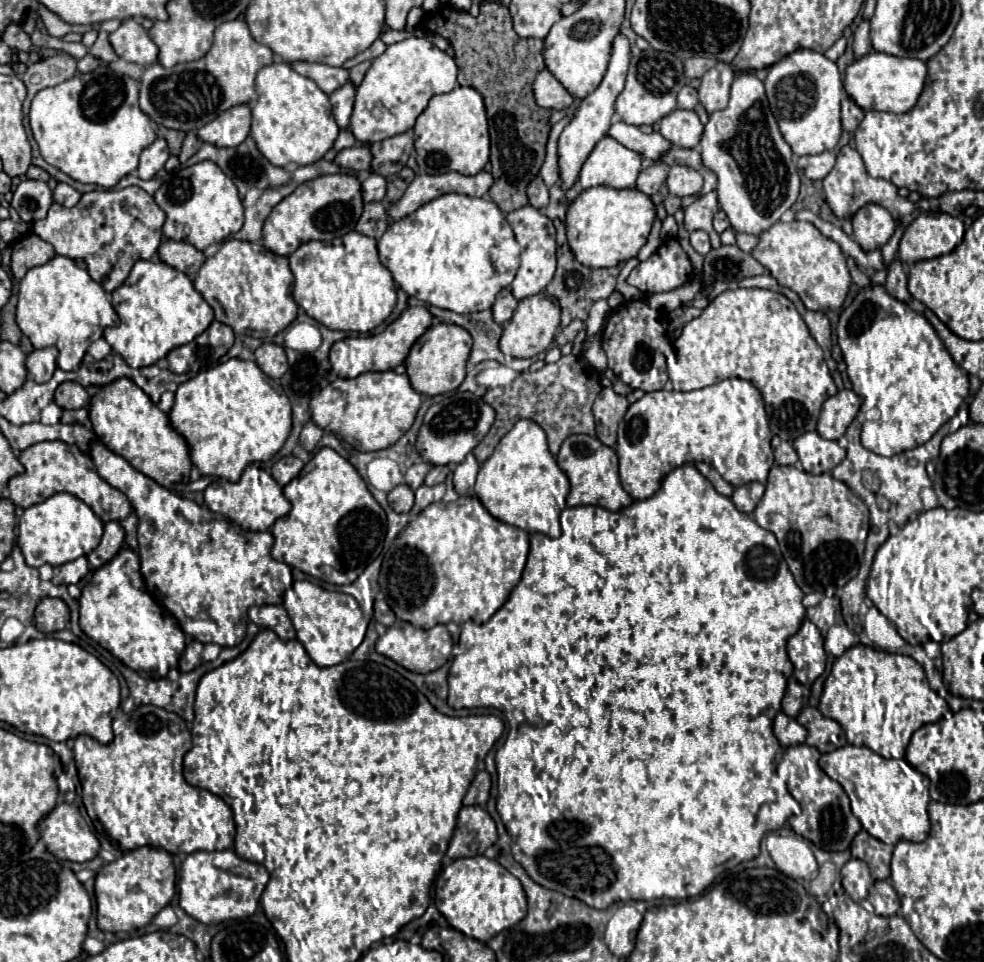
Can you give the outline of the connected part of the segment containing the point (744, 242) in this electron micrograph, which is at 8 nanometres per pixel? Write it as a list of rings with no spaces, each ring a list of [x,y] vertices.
[[[736,232],[736,246],[740,246],[740,250],[750,252],[756,246],[758,238],[752,234],[744,234],[744,232]]]

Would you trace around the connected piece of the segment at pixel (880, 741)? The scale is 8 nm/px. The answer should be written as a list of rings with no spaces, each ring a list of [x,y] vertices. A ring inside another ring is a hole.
[[[856,644],[836,658],[818,708],[842,726],[850,744],[868,746],[882,758],[904,758],[912,734],[924,724],[938,722],[948,704],[930,690],[924,668],[914,658]]]

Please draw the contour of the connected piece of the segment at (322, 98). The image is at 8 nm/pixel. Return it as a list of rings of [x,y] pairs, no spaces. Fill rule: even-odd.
[[[286,62],[268,64],[256,76],[258,100],[252,104],[252,138],[258,150],[274,166],[296,162],[308,166],[324,158],[334,146],[340,128],[336,126],[332,104],[310,78],[294,72]]]

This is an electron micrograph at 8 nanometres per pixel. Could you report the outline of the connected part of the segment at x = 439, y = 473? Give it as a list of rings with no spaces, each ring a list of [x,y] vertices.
[[[432,466],[432,470],[426,474],[424,486],[436,486],[436,484],[444,482],[446,480],[446,474],[448,474],[448,470],[444,466]]]

